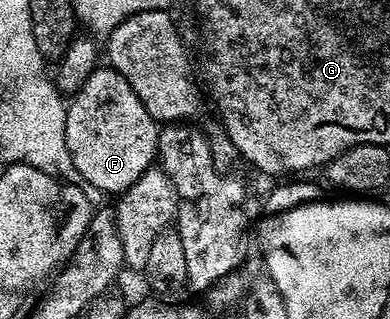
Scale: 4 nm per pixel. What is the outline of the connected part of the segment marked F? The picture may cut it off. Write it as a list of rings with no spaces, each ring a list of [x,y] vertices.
[[[98,66],[68,101],[65,113],[73,169],[83,174],[90,189],[123,194],[154,163],[158,121],[143,106],[129,79],[112,66]]]

